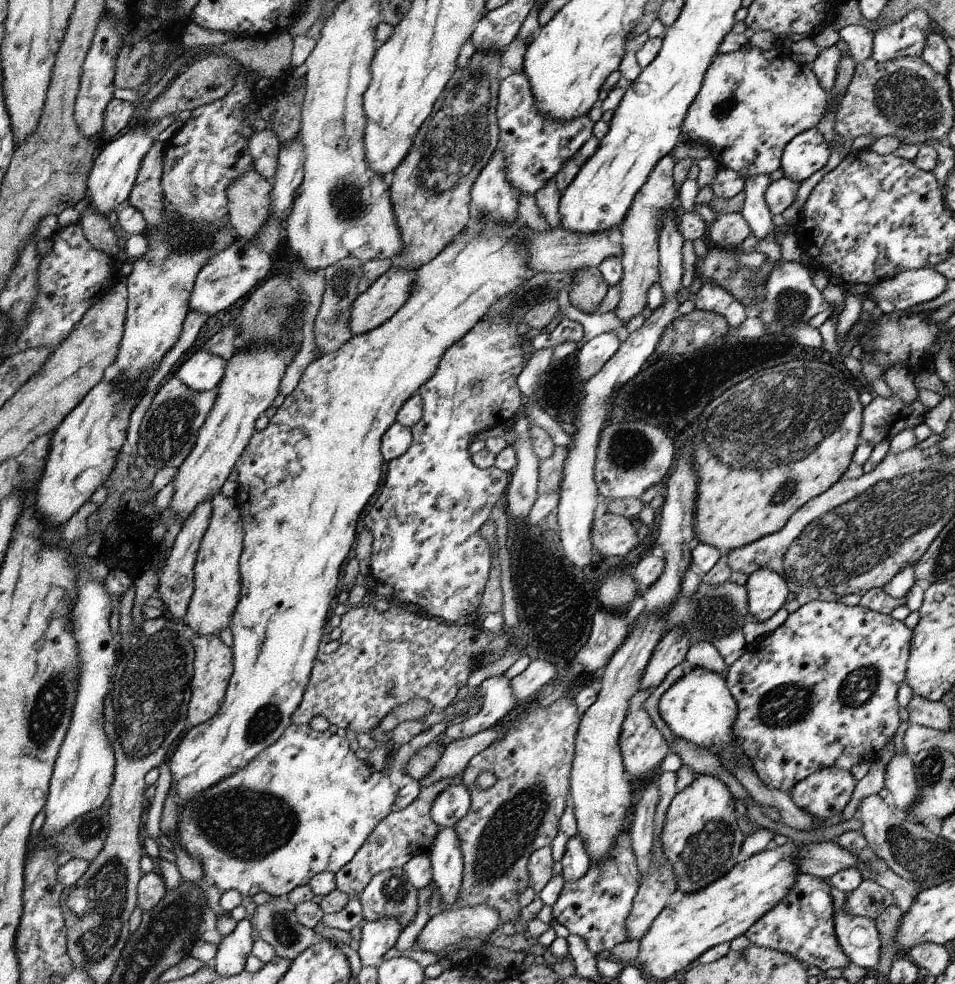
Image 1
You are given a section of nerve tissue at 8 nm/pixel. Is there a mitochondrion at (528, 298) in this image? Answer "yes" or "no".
yes

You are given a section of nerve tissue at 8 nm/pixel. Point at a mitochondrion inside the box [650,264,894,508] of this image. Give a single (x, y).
(792, 305)

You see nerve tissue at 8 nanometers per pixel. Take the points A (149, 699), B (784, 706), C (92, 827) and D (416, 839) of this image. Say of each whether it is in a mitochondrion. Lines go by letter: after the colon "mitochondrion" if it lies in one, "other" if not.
A: mitochondrion
B: mitochondrion
C: mitochondrion
D: other

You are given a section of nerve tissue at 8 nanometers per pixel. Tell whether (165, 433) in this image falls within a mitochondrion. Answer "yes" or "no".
yes

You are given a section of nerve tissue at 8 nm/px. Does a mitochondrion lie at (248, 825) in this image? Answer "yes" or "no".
yes

